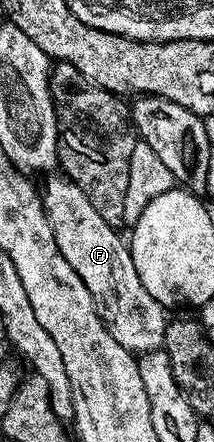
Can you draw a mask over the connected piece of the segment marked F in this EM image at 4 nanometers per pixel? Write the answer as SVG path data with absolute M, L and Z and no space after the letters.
M62 175L49 179L42 200L52 237L67 263L86 283L91 301L110 335L133 355L157 352L164 345L166 310L142 287L142 279L138 279L138 271L134 271L129 242L116 234L119 233L117 226L106 223L85 193Z

